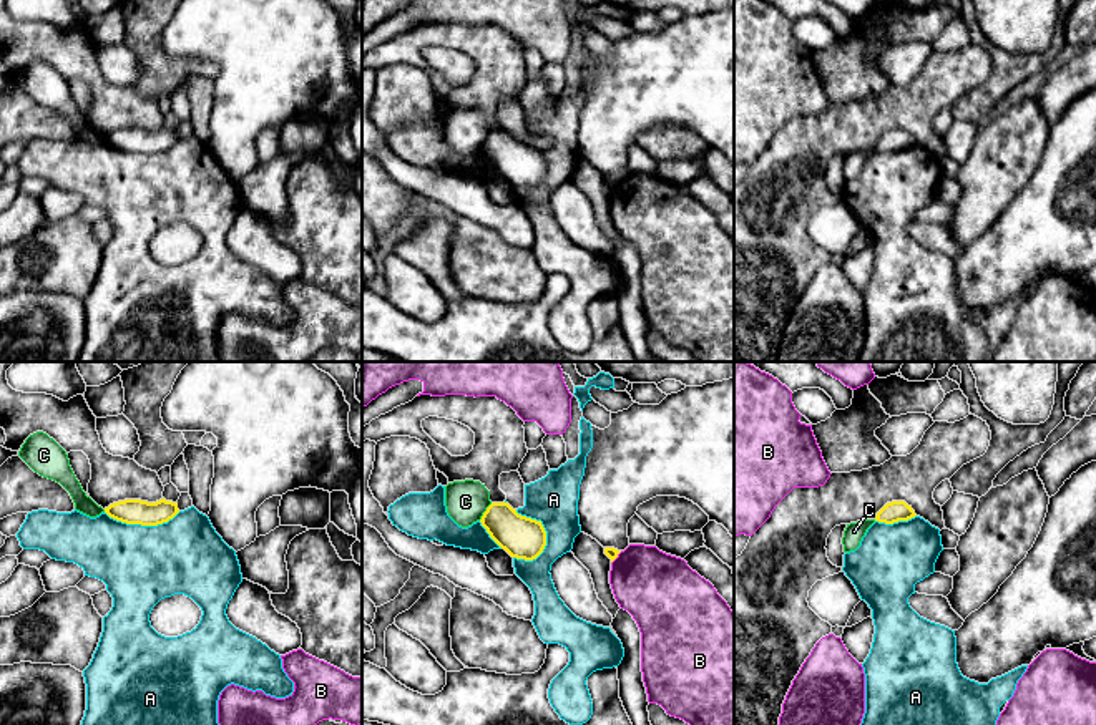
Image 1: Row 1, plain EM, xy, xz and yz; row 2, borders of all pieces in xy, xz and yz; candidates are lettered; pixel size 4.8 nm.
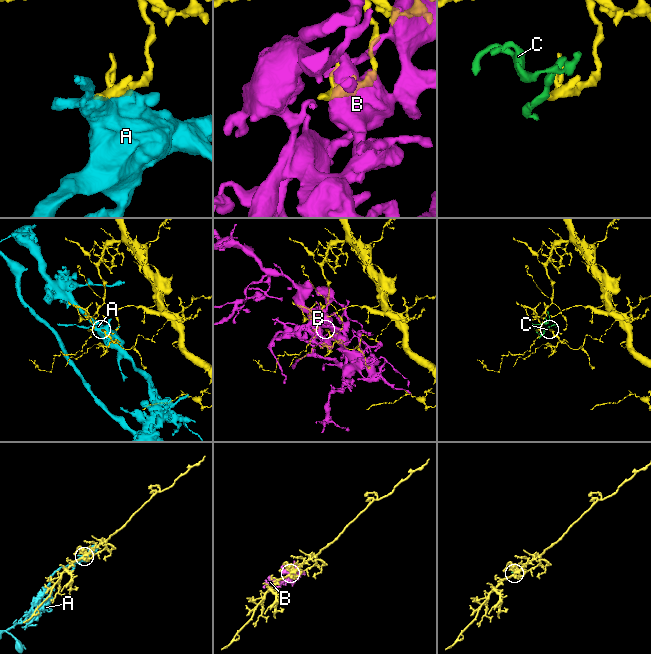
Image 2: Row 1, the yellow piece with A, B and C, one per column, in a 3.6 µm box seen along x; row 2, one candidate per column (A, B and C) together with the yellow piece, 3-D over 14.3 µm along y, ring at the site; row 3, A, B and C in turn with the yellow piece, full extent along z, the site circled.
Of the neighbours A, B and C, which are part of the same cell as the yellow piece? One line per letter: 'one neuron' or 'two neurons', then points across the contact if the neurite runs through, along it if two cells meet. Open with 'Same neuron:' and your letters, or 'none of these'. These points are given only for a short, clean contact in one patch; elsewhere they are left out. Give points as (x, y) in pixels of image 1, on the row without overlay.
Same neuron: none of these
A: two neurons
B: two neurons
C: two neurons; border xz (492, 131), (479, 148)

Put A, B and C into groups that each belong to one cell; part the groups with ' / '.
A / B / C

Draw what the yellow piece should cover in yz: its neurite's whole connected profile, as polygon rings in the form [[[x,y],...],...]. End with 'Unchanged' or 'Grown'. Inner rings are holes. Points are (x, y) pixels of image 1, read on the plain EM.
[[[905,129],[887,131],[875,144],[875,149],[893,153],[898,149],[908,149],[915,146],[915,139]]]. Unchanged

